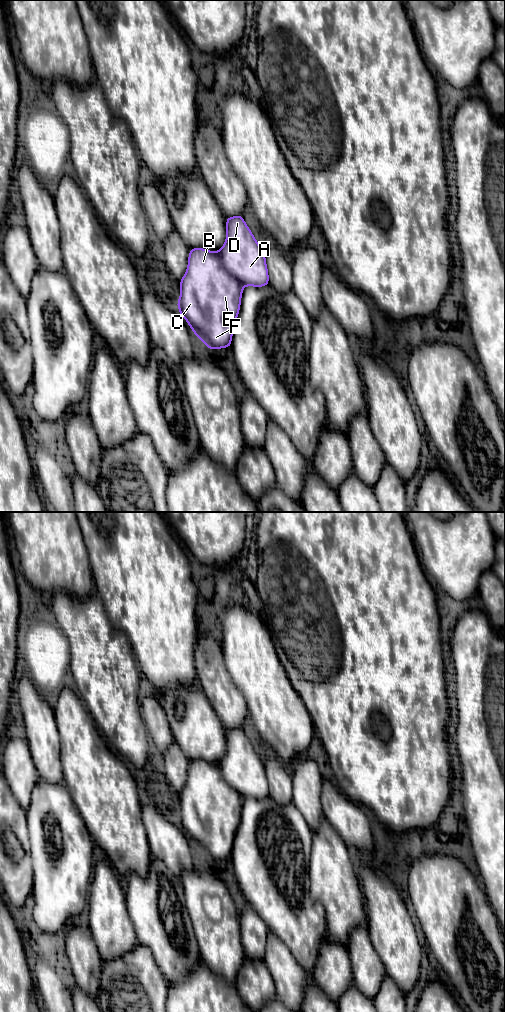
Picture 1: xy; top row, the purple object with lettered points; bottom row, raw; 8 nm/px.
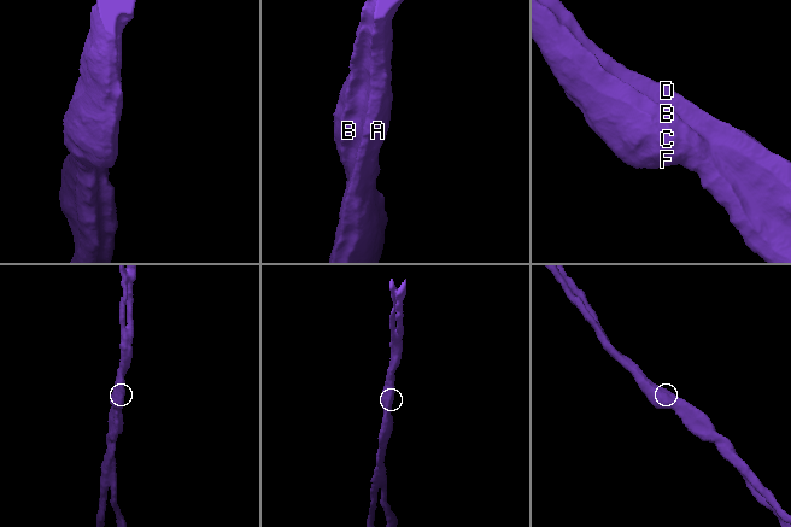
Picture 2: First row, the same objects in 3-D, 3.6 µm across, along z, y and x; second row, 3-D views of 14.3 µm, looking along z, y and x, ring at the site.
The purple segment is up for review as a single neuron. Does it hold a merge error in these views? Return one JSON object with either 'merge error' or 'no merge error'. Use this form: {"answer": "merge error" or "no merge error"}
{"answer": "merge error"}

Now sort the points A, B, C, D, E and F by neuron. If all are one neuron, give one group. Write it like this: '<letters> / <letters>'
A D / B C E F

